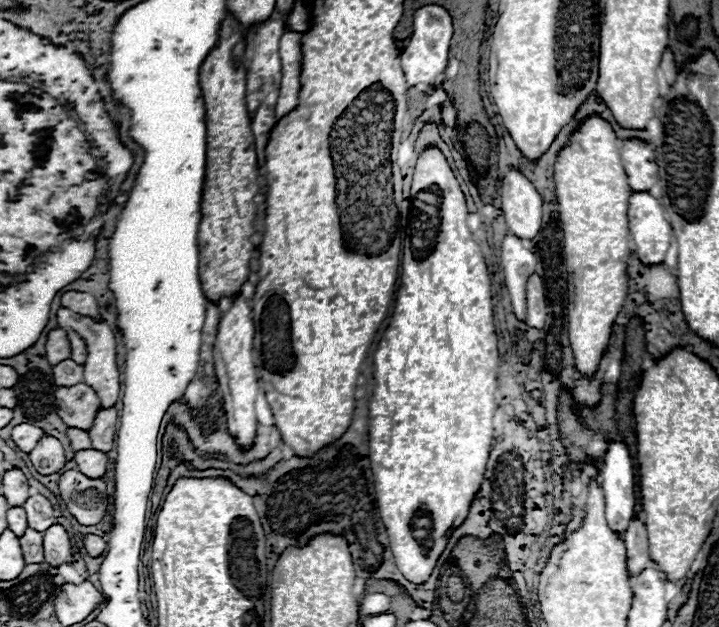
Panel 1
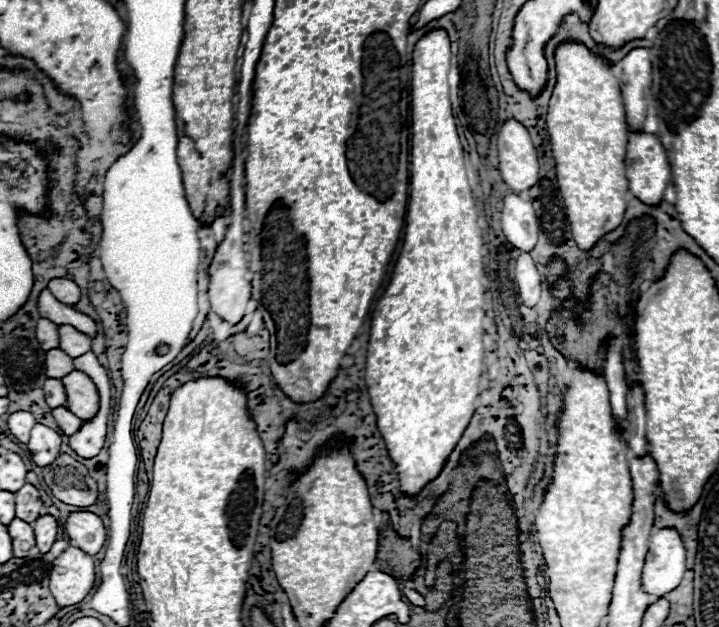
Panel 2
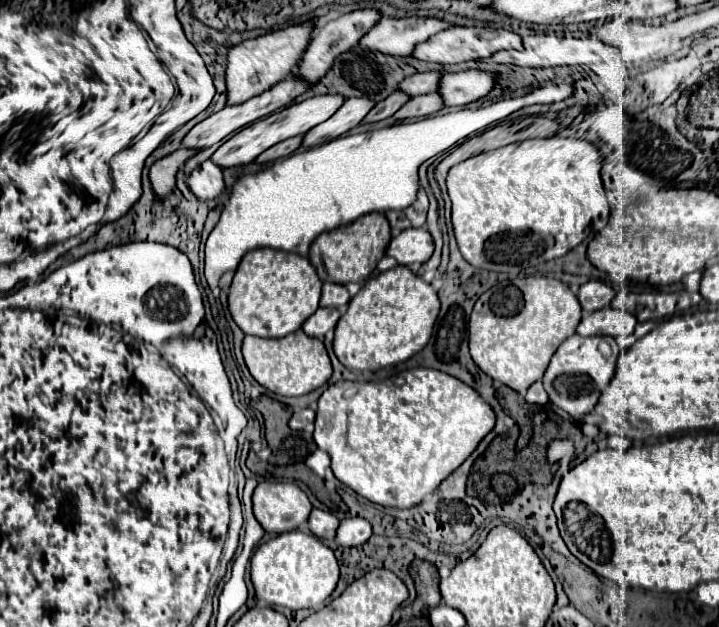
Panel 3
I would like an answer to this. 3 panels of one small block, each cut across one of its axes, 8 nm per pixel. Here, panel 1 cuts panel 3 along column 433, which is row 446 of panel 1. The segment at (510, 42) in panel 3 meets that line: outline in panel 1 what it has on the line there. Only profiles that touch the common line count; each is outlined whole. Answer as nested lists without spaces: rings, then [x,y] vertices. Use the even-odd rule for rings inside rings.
[[[50,436],[42,438],[42,442],[38,442],[38,446],[30,452],[30,460],[32,460],[32,466],[44,476],[56,474],[66,462],[62,444]]]

